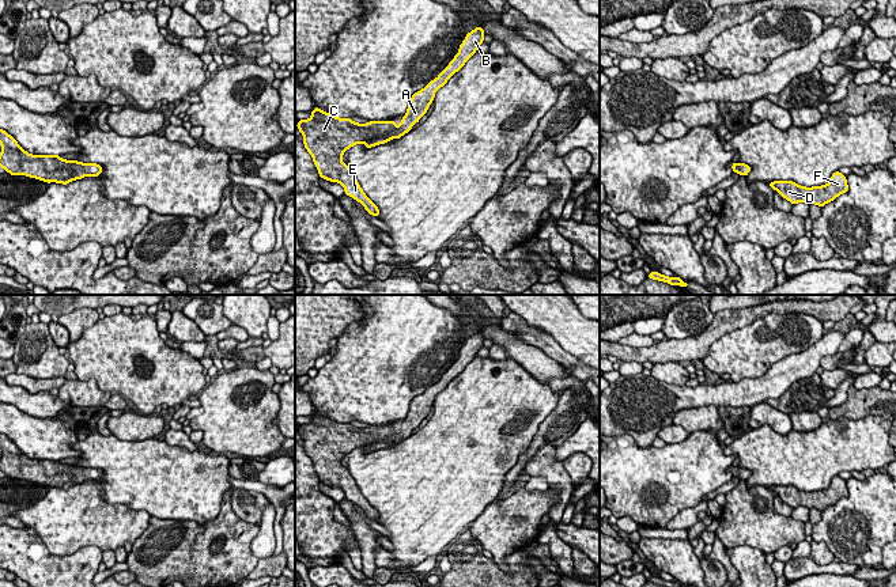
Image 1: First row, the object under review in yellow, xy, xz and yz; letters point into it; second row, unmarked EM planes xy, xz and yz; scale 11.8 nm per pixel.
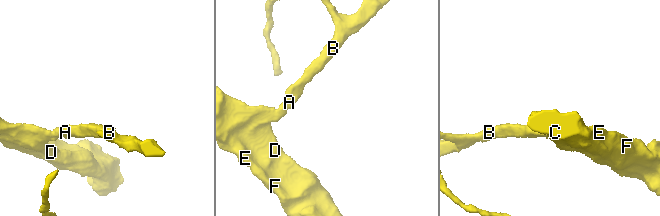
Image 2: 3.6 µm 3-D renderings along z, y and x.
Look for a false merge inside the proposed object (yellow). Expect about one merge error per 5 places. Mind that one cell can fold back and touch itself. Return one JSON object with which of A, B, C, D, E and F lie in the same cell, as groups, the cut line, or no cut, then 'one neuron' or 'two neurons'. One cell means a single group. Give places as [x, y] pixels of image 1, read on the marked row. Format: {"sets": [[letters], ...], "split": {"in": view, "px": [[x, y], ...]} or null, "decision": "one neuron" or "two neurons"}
{"sets": [["A", "B", "C", "D", "E", "F"]], "split": null, "decision": "one neuron"}

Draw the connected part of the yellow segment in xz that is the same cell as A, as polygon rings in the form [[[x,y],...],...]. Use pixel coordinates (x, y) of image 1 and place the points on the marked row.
[[[481,26],[466,34],[450,64],[436,79],[412,95],[407,114],[402,117],[400,125],[394,121],[358,124],[351,118],[330,115],[315,106],[310,113],[311,117],[309,120],[300,120],[296,128],[303,135],[305,148],[311,154],[320,177],[341,183],[347,196],[355,198],[370,215],[378,217],[378,207],[364,194],[355,174],[341,160],[343,154],[355,144],[363,143],[366,148],[371,148],[408,133],[412,125],[419,122],[427,113],[430,105],[434,102],[435,91],[445,86],[449,77],[460,71],[475,54],[483,43],[484,35],[485,33]]]

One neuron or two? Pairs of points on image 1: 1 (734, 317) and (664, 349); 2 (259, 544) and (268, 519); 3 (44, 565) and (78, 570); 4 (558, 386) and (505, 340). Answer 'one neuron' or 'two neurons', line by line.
1: one neuron
2: one neuron
3: one neuron
4: one neuron

